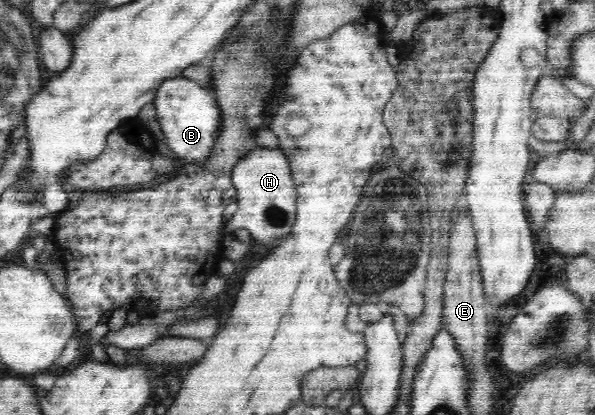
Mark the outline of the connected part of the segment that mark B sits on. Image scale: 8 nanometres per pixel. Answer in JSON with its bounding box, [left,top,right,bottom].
[152,75,222,163]

